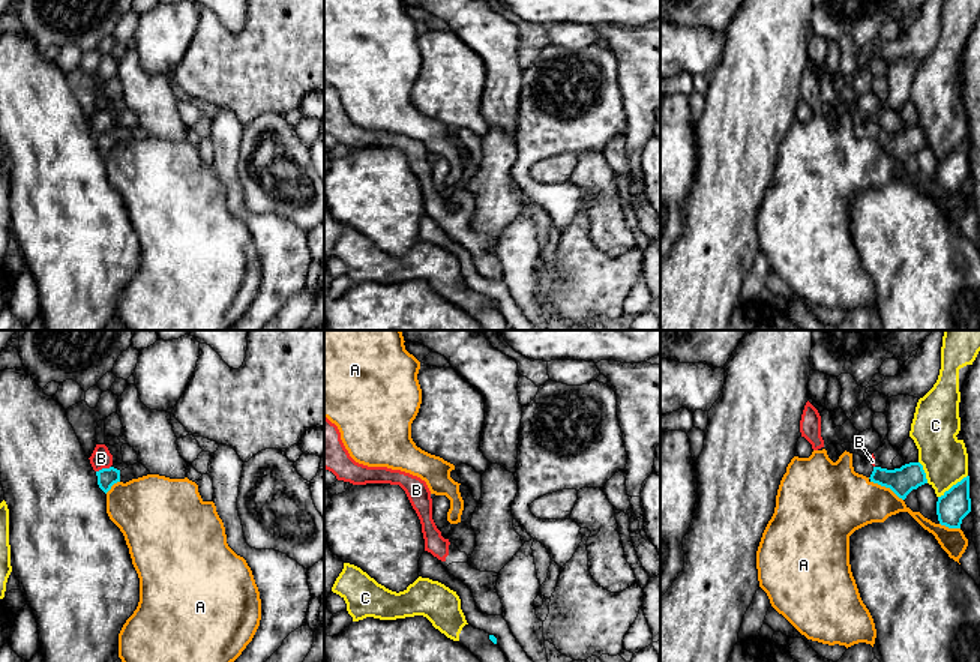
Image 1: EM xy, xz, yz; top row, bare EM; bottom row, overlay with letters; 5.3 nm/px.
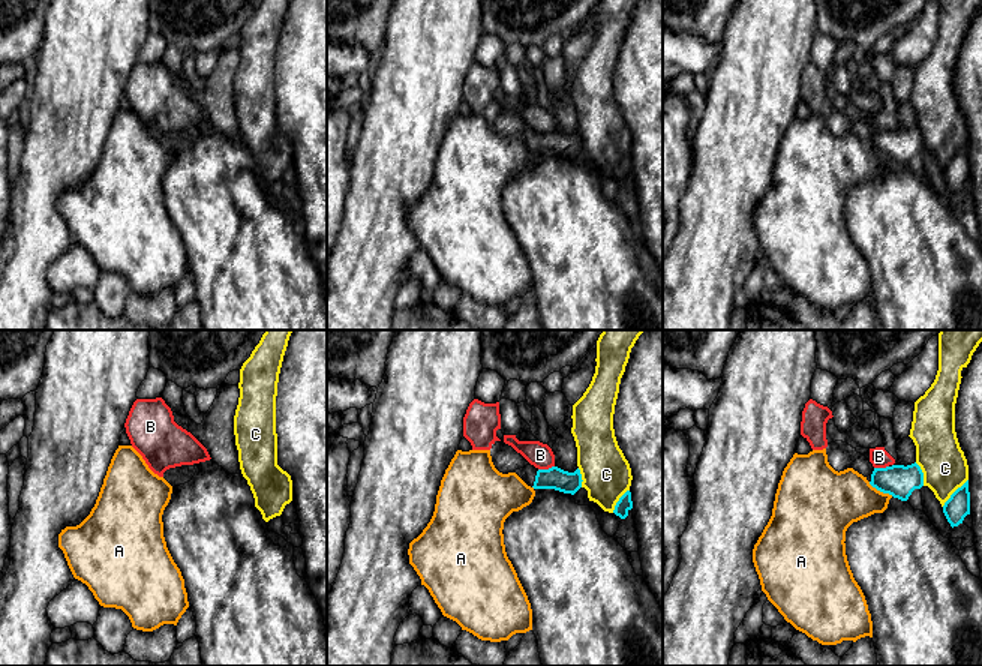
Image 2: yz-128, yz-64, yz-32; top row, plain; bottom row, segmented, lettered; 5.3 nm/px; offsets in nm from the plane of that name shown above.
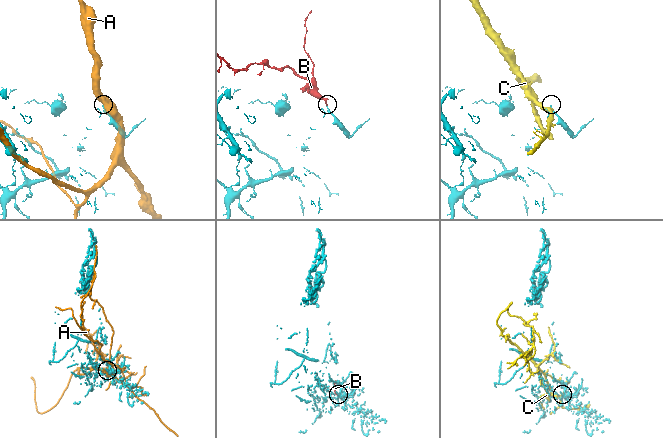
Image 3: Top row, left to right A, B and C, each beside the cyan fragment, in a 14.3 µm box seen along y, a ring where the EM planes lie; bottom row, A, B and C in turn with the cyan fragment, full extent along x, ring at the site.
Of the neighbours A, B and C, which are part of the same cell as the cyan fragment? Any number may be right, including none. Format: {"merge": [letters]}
{"merge": []}

